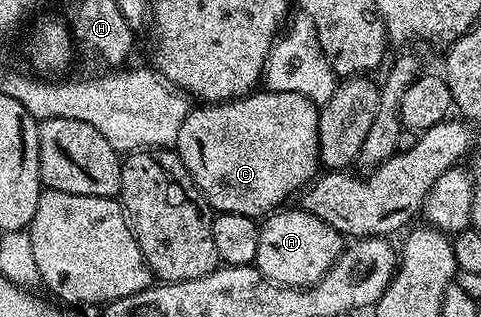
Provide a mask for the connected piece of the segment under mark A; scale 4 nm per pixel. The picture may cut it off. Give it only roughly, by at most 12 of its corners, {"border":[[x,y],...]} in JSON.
{"border":[[301,209],[261,220],[253,266],[281,287],[310,287],[344,237]]}

